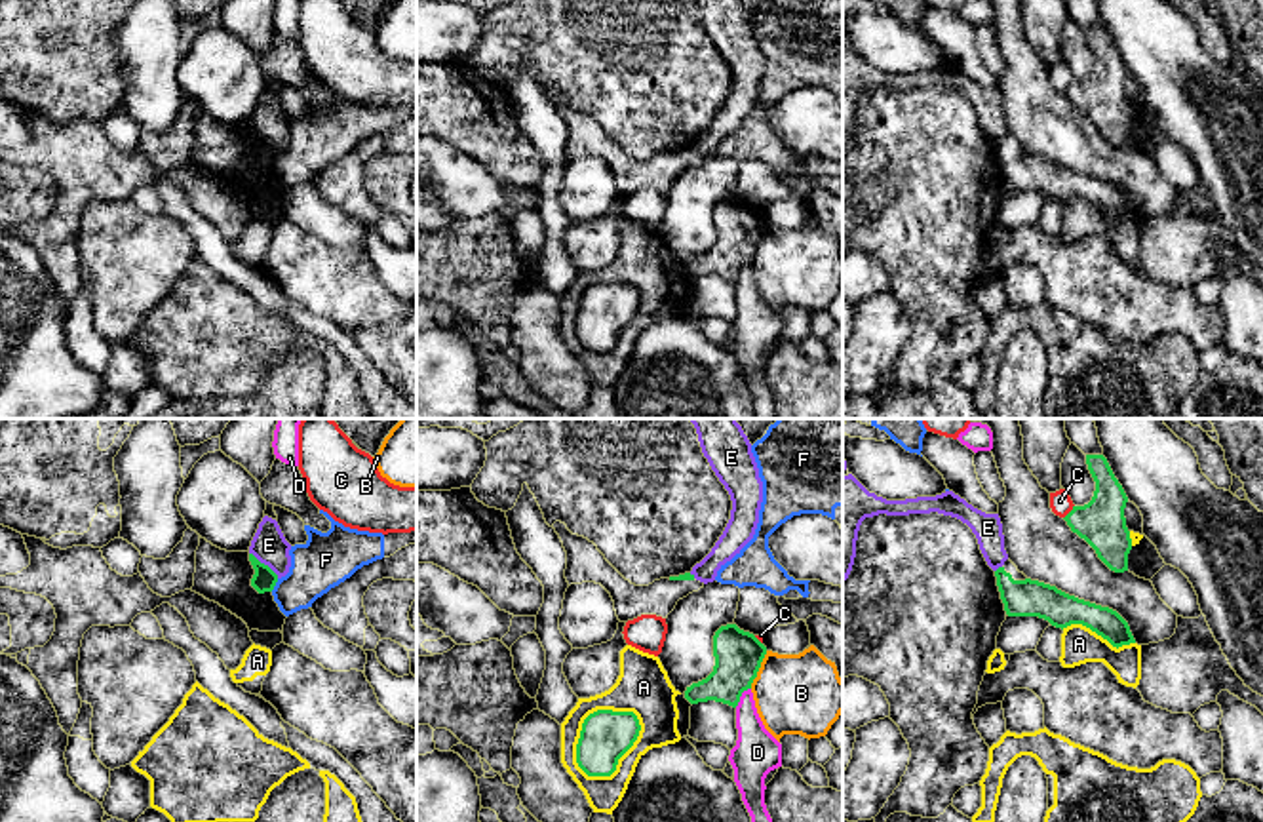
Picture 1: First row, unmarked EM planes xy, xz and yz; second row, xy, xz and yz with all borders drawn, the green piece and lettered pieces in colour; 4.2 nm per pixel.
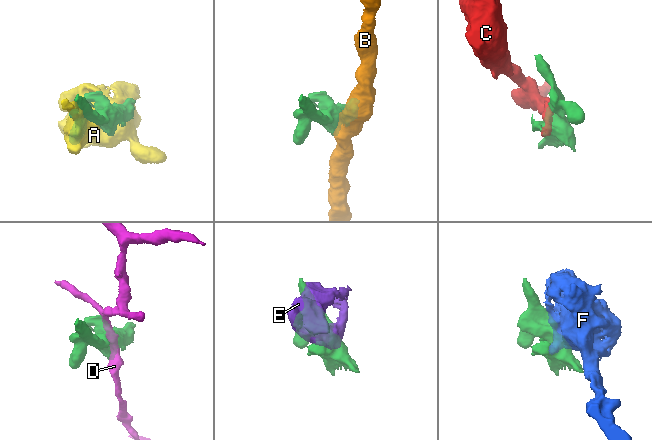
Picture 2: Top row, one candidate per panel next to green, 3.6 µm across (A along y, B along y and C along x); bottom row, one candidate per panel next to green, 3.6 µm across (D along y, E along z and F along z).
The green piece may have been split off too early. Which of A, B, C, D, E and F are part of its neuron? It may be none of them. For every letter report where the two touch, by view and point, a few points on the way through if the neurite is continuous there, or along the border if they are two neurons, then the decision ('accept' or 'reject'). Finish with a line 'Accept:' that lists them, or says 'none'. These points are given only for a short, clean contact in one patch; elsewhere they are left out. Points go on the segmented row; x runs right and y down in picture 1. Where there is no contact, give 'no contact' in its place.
A: contact xz (624, 752); reject
B: contact xz (757, 670); reject
C: contact yz (1069, 512); reject
D: contact xz (740, 695); border xz (750, 687), (735, 706); reject
E: contact xy (263, 564); border xy (250, 552), (278, 577); reject
F: contact xy (274, 585); border xy (278, 579), (271, 590); reject
Accept: none

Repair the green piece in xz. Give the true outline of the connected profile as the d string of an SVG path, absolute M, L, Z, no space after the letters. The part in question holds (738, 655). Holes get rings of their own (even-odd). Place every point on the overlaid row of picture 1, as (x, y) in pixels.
M736 624L721 626L713 636L713 672L687 687L685 698L690 704L715 700L736 708L742 693L751 689L765 655L767 647L753 634Z

